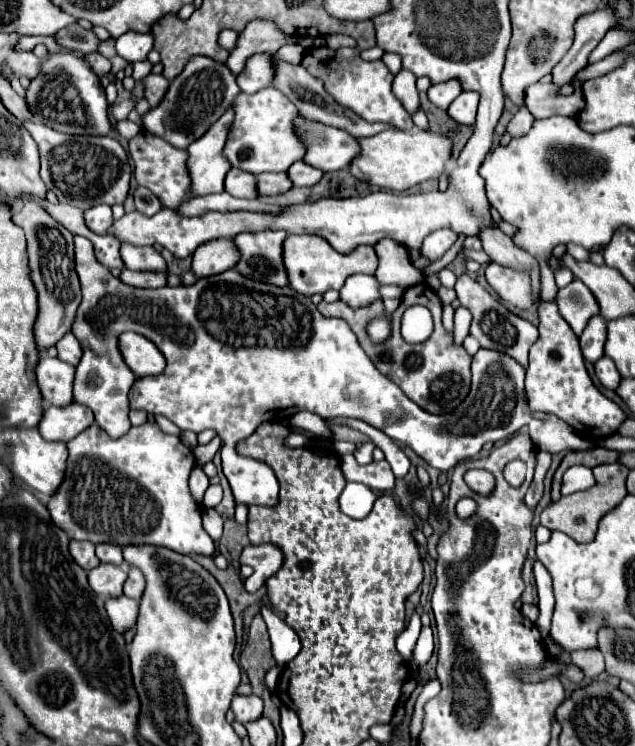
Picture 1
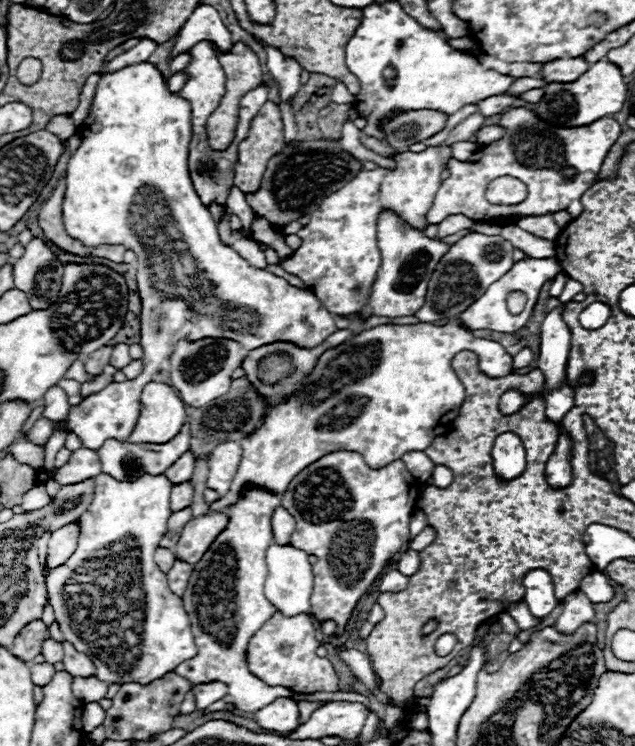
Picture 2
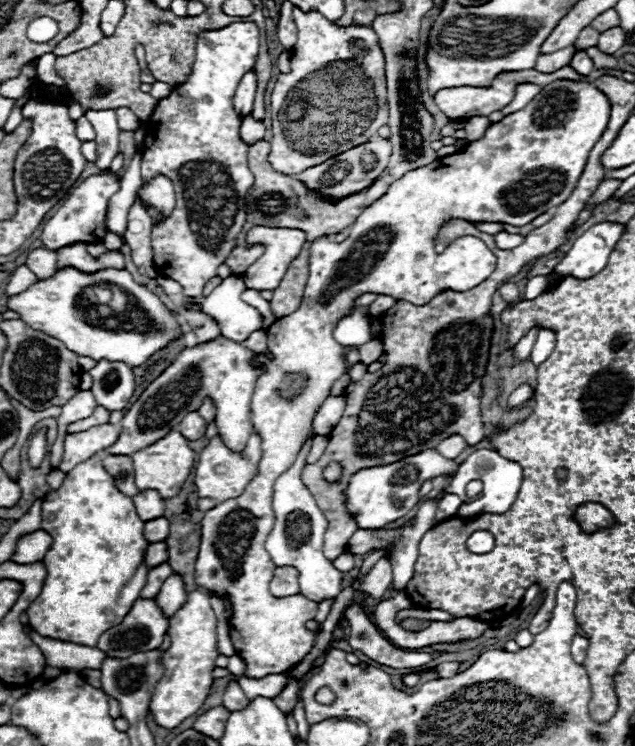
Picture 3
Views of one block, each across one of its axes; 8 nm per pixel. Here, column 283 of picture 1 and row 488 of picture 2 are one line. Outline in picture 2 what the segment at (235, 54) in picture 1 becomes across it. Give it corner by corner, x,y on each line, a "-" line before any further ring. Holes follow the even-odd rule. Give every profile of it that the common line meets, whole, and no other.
44,484
34,486
32,490
28,490
22,496
22,508
24,510
38,510
38,508
44,508
46,504
50,504
50,496
48,496

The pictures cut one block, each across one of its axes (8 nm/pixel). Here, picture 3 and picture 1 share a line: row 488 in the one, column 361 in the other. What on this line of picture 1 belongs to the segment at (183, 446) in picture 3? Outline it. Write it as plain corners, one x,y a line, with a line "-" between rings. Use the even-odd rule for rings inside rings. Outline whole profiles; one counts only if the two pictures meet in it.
396,128
384,130
372,138
358,140
362,152
352,160
350,170
358,180
366,180
374,186
388,190
408,190
426,180
436,180
446,172
446,162
452,154
452,140
446,134
430,130
414,130
414,134
400,132

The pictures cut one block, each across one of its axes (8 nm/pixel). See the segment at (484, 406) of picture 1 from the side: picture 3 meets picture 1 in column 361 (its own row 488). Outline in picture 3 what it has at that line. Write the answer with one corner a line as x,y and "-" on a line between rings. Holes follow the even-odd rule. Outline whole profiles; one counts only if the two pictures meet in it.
424,450
420,454
408,456
404,460
398,460
396,464
386,464
380,468
364,468
356,472
346,488
346,508
356,518
356,524
360,530
376,530
382,528
388,522
394,522
402,516
406,516
420,500
420,486
424,480
436,478
436,476
450,476
454,478
458,472
458,462
442,458
436,450

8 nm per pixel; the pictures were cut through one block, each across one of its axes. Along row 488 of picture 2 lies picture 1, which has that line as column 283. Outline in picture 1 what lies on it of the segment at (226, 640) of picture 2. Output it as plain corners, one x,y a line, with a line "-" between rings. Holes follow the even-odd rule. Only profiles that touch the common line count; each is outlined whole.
290,234
284,240
284,268
288,274
290,288
304,296
312,294
324,294
326,290
340,290
344,286
344,280
352,274
374,274
378,268
378,258
374,246
358,246
348,254
336,252
330,242
316,234

